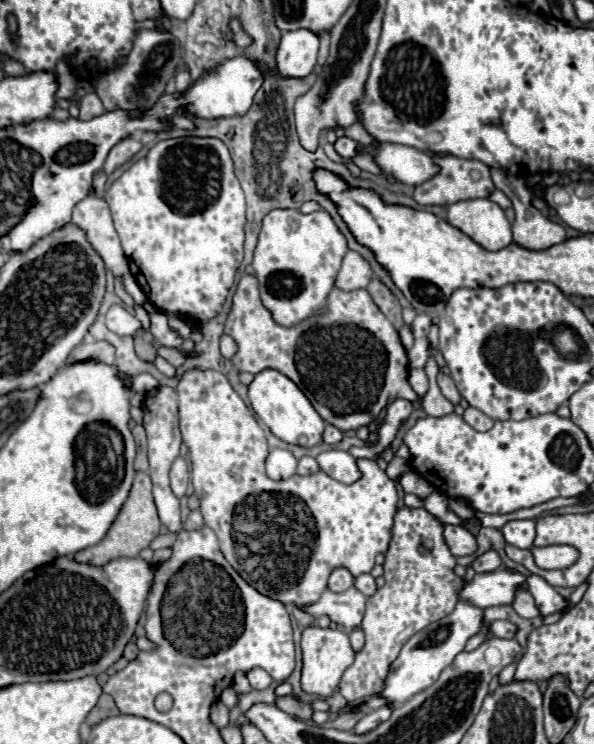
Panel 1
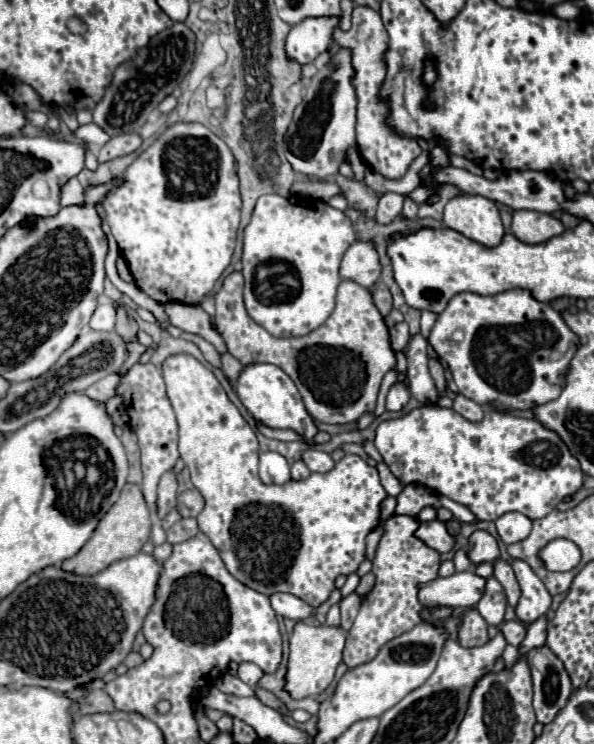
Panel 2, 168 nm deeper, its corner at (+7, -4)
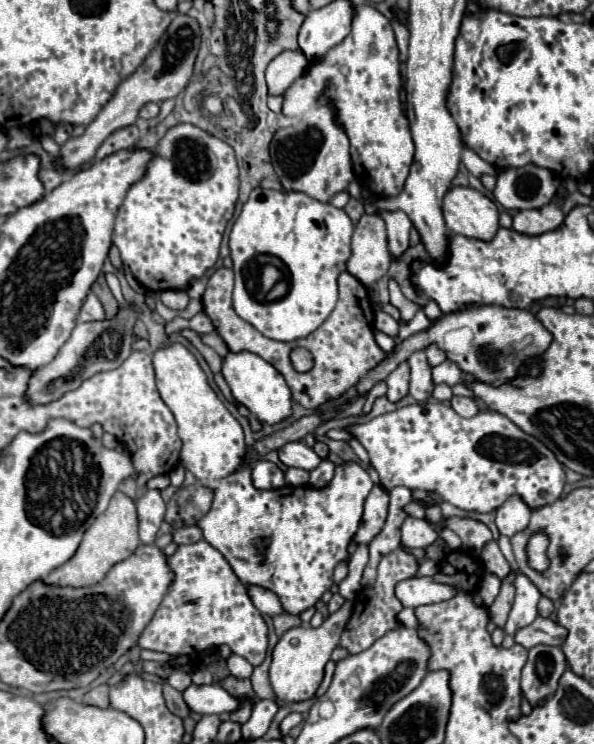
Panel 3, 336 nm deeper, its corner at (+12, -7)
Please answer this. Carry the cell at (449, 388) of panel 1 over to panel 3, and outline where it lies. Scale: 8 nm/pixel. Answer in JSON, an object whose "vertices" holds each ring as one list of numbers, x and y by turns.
{"vertices":[[428,346,426,348,426,356,428,356,428,364,434,368,436,364,442,364,444,360,446,360,446,354,440,350,440,348,436,348,436,346]]}

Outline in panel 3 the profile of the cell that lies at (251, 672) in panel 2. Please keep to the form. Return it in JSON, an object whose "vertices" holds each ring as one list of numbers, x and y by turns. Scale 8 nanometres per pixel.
{"vertices":[[232,654,230,658,228,658,228,670,230,670,230,674,234,676,234,678,238,678,238,680,246,680,246,678,250,678,252,676,252,664,248,664,242,656,236,656,236,654]]}

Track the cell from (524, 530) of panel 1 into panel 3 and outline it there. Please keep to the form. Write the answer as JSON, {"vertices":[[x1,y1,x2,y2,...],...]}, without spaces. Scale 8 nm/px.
{"vertices":[[512,496,496,510,496,526,502,536,512,538,516,532,522,532,528,526,530,514,530,508,518,496]]}

